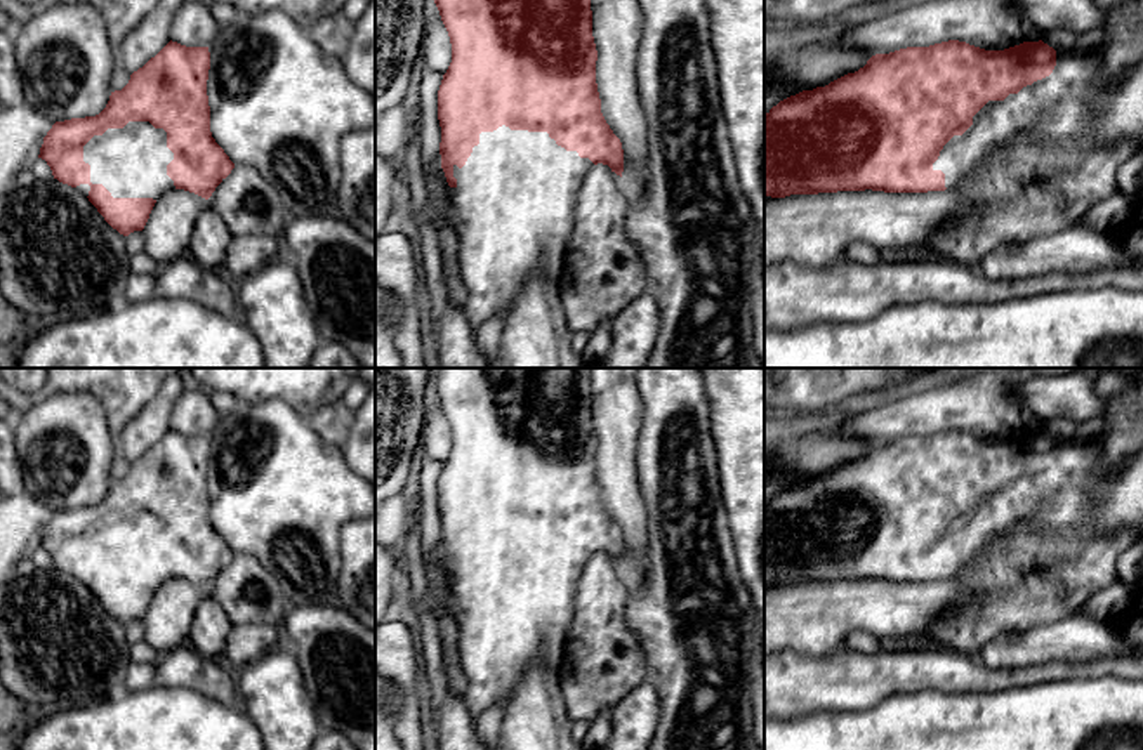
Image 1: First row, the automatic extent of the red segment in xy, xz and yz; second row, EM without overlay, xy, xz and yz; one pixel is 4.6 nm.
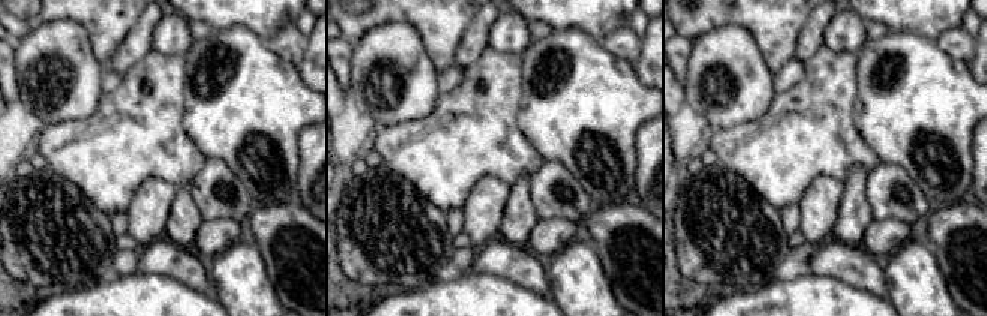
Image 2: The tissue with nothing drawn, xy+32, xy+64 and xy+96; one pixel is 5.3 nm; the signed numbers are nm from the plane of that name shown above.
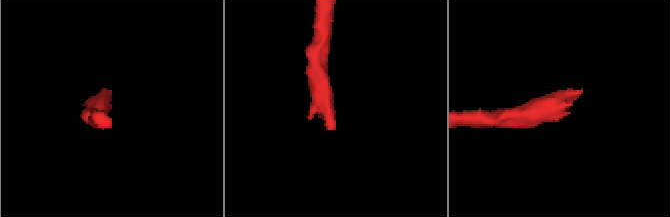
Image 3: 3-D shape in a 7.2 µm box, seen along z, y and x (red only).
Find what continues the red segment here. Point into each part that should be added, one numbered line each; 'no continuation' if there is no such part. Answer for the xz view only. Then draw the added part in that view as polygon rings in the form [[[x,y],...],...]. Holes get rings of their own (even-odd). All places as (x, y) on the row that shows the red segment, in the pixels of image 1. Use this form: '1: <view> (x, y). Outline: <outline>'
1: xz (515, 200). Outline: [[[505,125],[481,132],[466,165],[453,165],[457,186],[450,188],[450,203],[459,220],[459,266],[467,293],[464,312],[474,330],[497,314],[505,319],[518,293],[537,274],[561,288],[577,194],[592,167],[589,158],[558,146],[547,132]]]

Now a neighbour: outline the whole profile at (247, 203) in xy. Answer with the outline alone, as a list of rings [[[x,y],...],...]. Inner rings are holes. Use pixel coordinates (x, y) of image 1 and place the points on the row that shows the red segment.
[[[235,165],[205,201],[221,215],[233,238],[281,238],[290,219],[278,191],[250,165]]]

